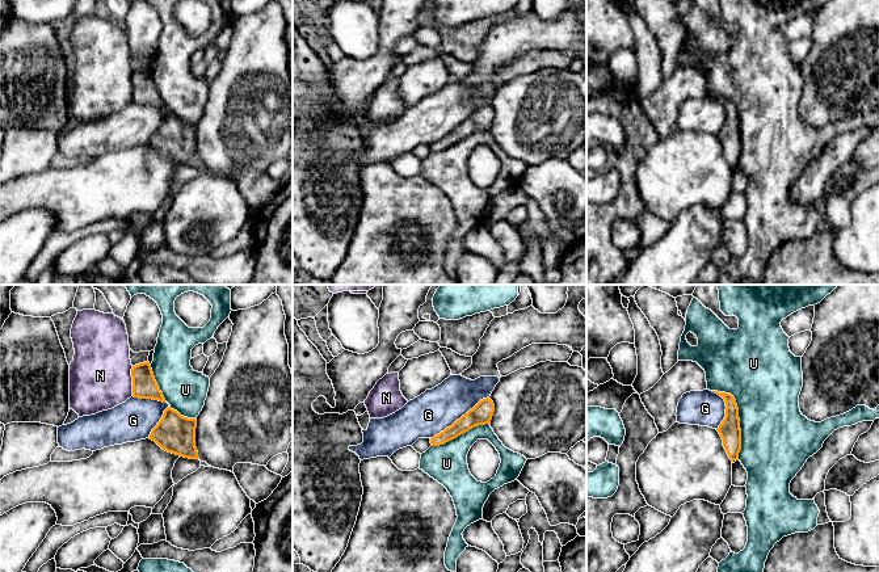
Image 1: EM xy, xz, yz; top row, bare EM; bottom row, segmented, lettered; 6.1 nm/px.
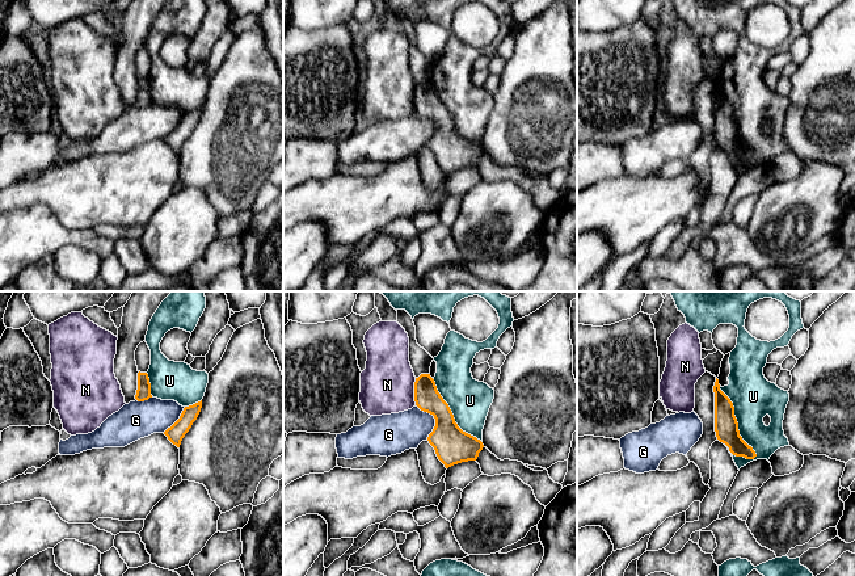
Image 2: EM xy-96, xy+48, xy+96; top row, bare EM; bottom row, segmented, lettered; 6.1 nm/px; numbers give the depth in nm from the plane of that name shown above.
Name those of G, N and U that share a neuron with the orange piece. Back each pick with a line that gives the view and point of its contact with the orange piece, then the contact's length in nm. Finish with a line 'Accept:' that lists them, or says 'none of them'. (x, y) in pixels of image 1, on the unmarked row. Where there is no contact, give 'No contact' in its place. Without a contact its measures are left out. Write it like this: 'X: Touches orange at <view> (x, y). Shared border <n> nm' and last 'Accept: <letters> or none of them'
Accept: none of them

